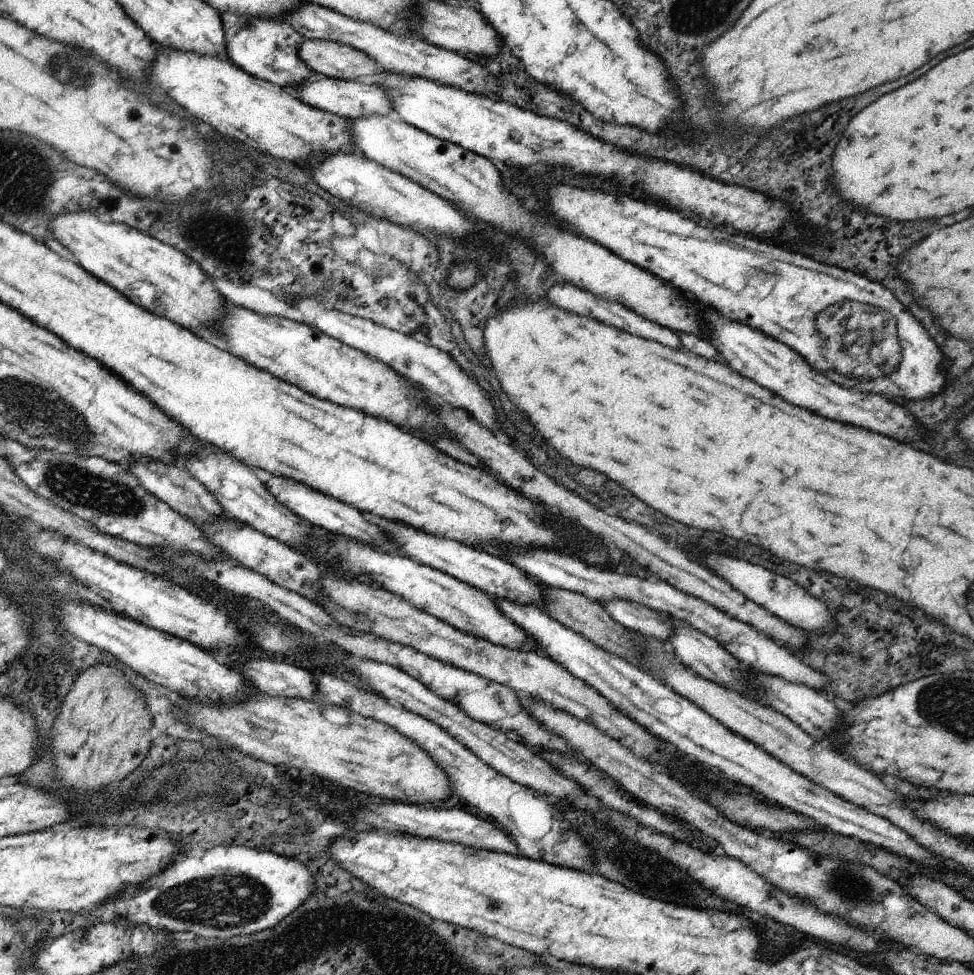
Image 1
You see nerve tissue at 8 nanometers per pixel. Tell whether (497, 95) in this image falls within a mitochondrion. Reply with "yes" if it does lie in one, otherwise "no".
no

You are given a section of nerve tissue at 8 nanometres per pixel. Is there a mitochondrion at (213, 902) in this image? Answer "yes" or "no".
yes

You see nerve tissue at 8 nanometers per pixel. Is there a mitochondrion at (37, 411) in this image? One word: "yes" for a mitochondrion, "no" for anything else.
yes

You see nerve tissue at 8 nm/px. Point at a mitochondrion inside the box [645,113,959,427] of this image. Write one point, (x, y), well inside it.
(861, 341)

